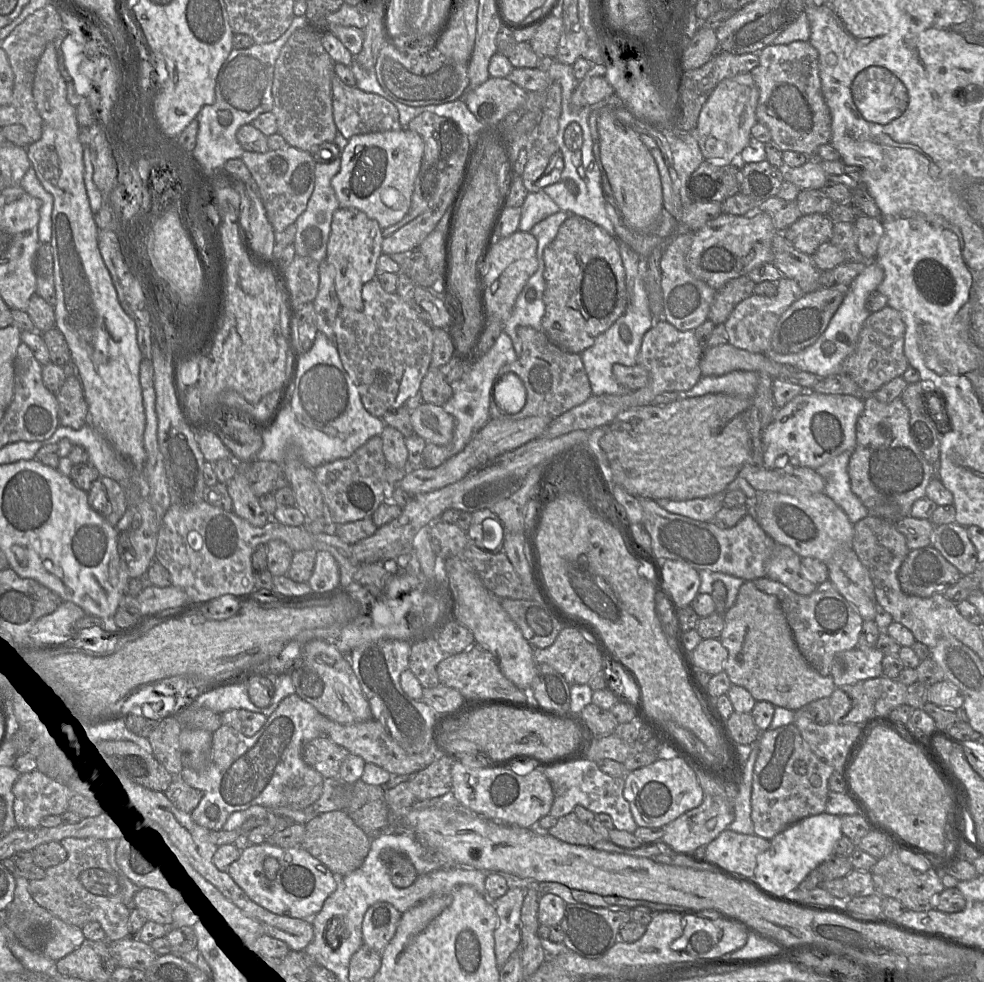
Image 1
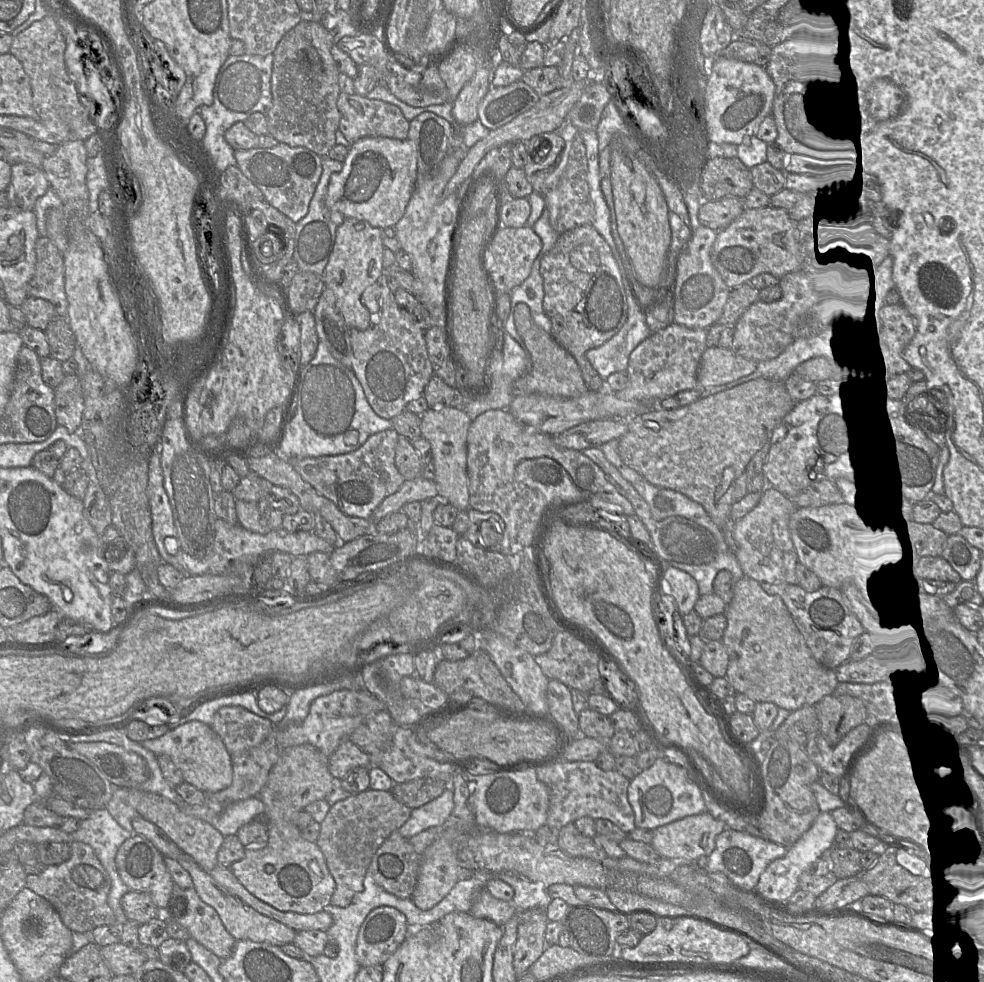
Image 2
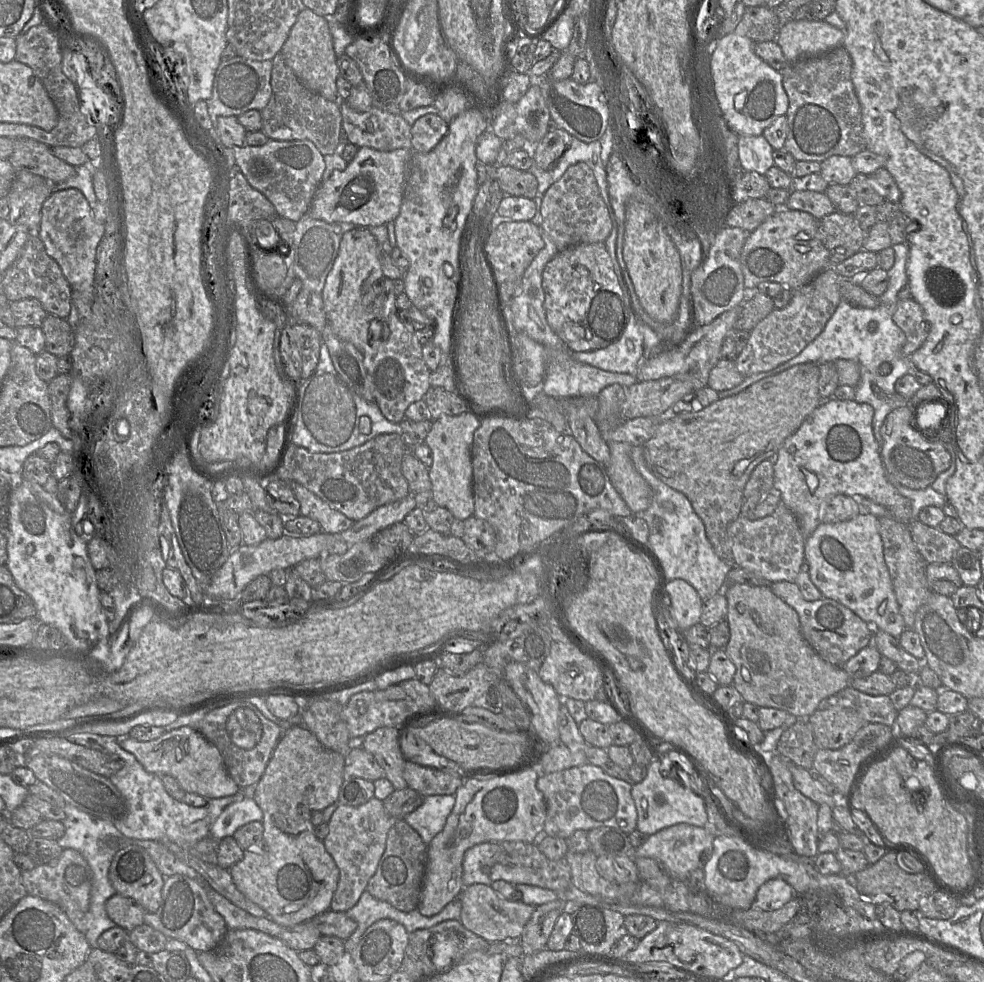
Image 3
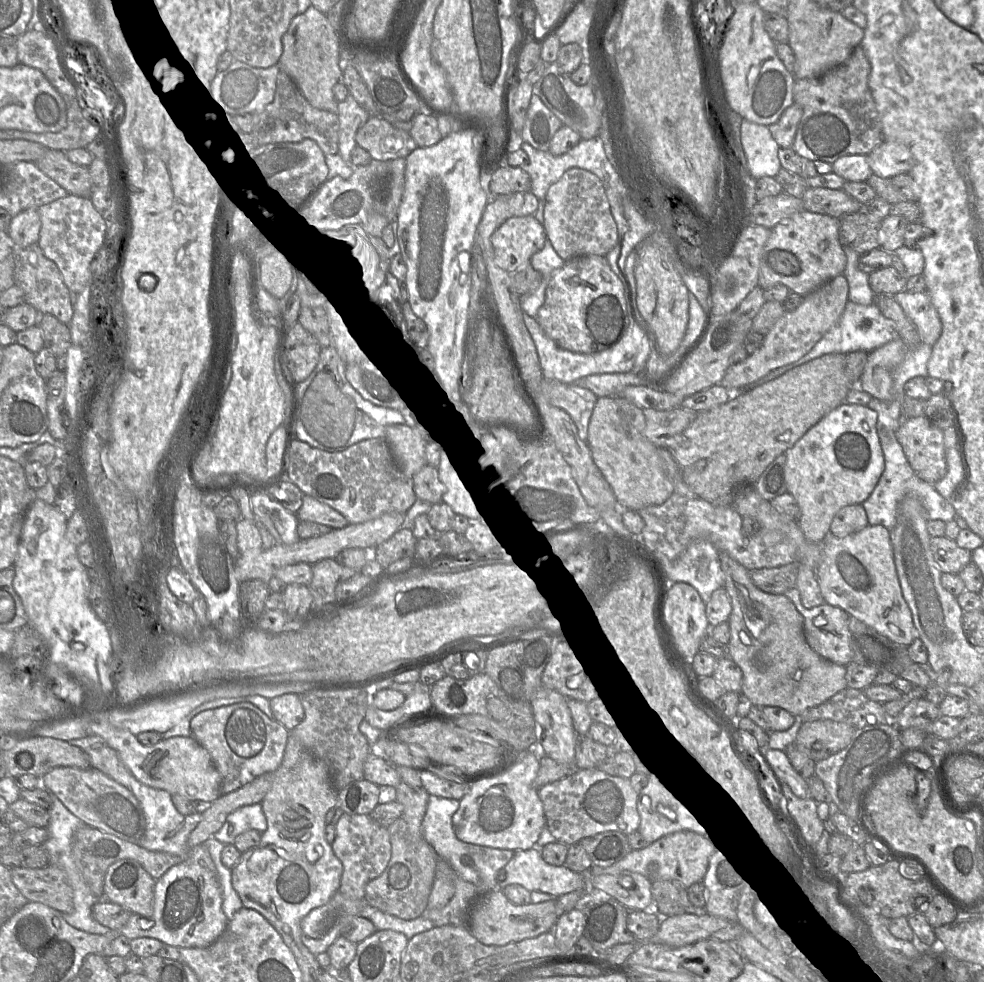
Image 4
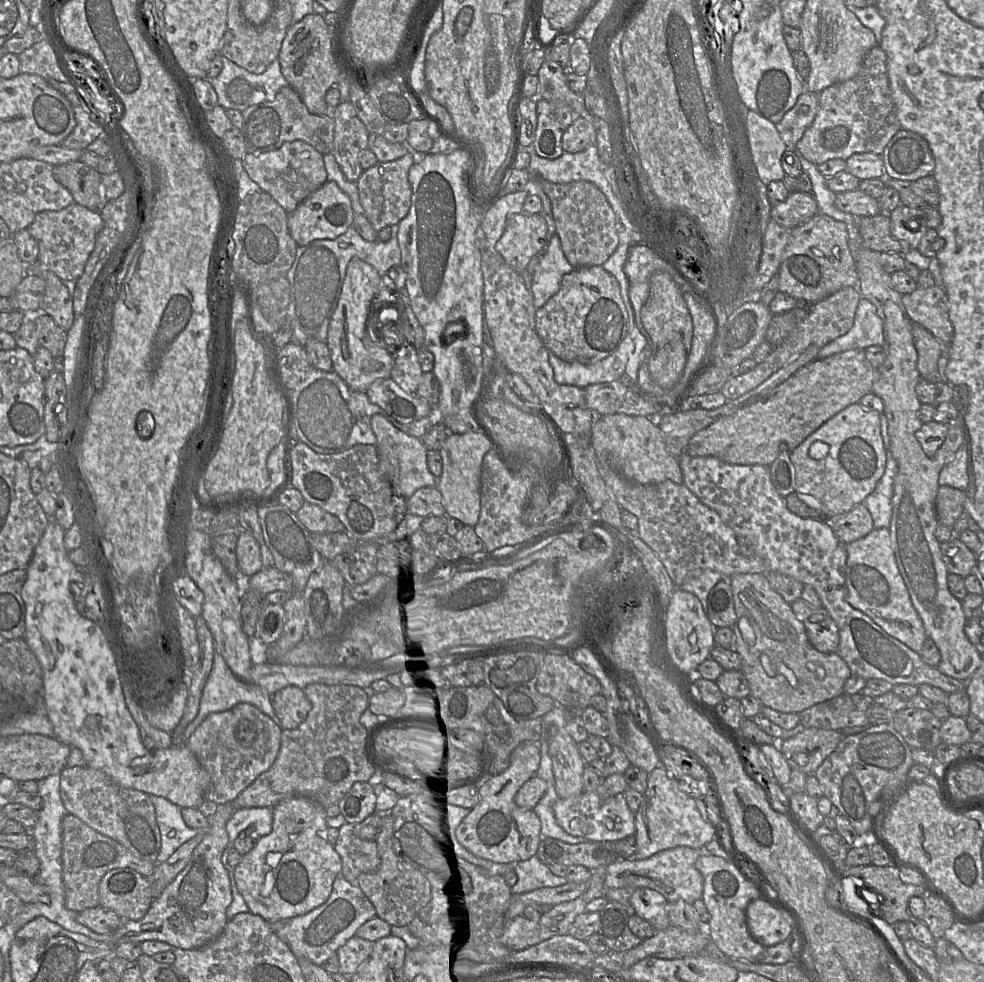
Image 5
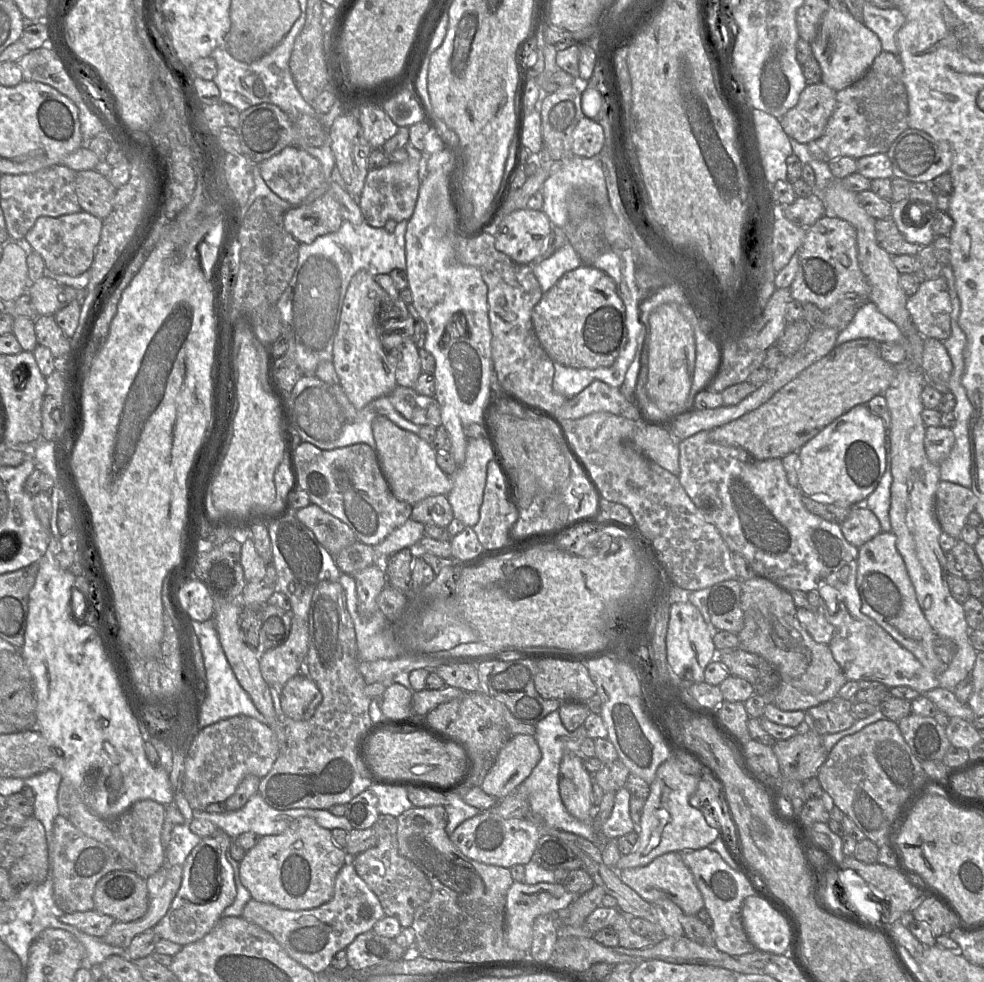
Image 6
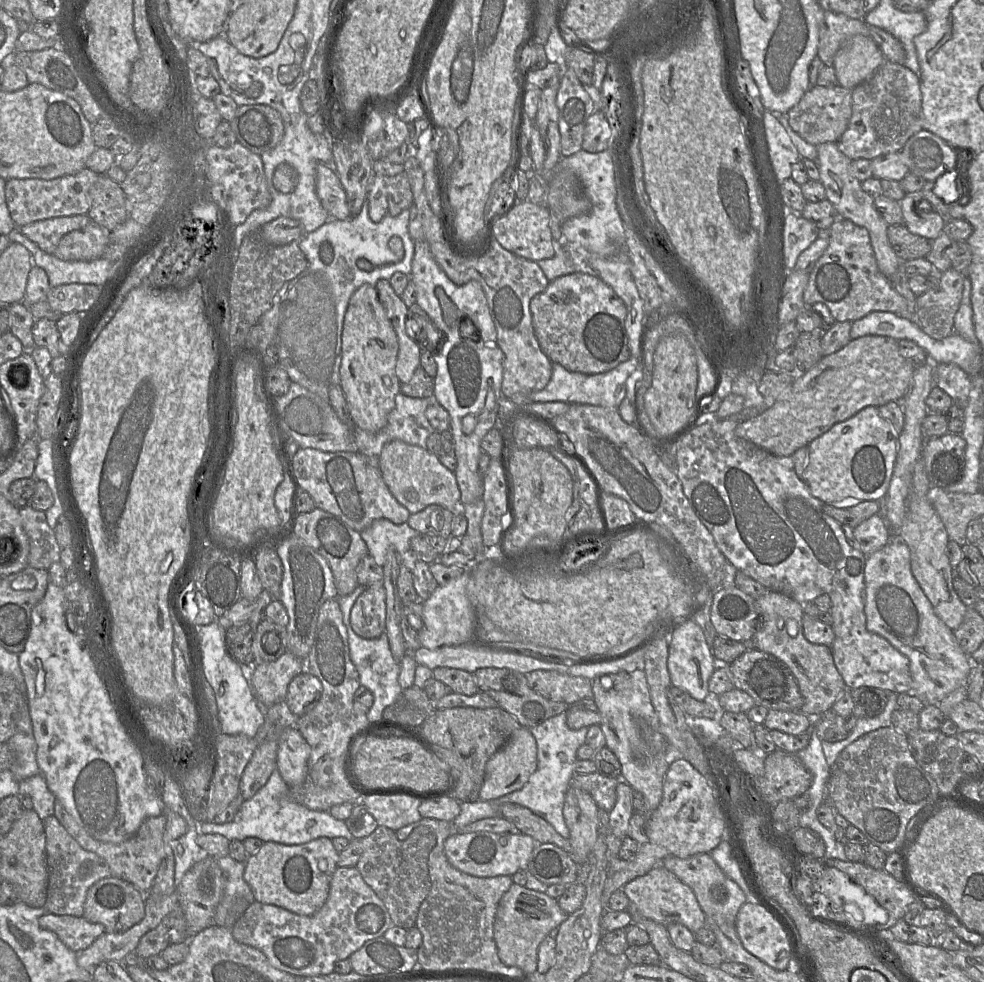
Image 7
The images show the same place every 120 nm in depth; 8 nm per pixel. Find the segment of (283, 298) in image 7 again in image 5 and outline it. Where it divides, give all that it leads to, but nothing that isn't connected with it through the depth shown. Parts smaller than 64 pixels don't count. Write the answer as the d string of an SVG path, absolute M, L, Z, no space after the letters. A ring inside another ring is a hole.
M351 226L334 240L319 239L297 247L294 263L286 275L290 284L286 321L291 323L293 329L292 342L302 347L305 347L309 339L326 342L329 323L340 297L347 265L352 258L356 257L370 264L380 276L387 275L391 267L401 265L399 226L390 227L391 238L387 242L379 239L368 242Z

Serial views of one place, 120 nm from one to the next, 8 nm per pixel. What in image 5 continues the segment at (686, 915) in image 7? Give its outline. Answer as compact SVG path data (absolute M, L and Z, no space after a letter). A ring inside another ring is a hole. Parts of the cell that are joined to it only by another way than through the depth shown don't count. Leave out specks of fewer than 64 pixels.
M679 846L660 851L643 860L624 859L606 866L605 889L622 888L628 891L629 898L637 888L649 888L659 892L668 902L684 900L693 904L702 898L703 877L696 868L700 851Z

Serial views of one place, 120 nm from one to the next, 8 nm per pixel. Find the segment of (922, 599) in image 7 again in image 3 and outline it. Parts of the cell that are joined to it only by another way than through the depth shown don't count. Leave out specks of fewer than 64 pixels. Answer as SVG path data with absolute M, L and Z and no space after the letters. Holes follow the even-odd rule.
M860 513L843 522L822 522L805 539L804 557L809 566L810 578L823 597L834 599L851 609L872 629L885 631L896 638L899 638L902 632L907 629L896 599L889 569L885 563L877 516Z

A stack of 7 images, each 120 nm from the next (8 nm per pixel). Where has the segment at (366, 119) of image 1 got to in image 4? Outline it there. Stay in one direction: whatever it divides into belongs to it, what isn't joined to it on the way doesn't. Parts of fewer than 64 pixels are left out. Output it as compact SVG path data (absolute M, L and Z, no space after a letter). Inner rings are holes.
M369 117L357 131L355 141L378 161L406 158L417 148L409 132L380 117Z

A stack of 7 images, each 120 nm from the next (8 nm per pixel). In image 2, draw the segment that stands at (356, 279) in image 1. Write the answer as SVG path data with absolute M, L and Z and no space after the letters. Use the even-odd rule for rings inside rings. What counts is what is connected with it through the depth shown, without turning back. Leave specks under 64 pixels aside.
M346 218L337 227L336 238L326 265L323 281L332 290L336 307L348 328L366 330L376 324L376 317L362 304L361 295L384 273L382 231L368 222L356 218Z

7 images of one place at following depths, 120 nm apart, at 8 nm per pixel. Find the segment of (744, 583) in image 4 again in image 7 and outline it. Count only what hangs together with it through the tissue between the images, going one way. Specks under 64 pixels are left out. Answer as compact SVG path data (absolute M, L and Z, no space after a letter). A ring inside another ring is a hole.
M773 590L755 599L762 627L754 634L750 647L772 654L792 672L803 697L800 713L816 718L832 708L846 685L838 672L830 647L810 643L803 633L803 607L793 598Z

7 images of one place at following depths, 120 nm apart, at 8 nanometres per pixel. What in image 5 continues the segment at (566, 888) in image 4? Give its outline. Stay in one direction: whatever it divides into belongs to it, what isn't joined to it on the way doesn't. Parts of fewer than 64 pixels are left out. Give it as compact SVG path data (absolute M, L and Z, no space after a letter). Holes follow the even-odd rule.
M536 855L517 862L514 871L517 882L510 888L512 894L522 894L542 887L556 887L567 883L566 877L554 875Z

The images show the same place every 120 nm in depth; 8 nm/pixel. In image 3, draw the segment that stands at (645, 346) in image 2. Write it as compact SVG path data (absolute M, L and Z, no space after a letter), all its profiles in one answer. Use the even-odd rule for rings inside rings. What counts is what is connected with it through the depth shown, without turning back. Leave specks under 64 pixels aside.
M736 306L718 316L711 323L696 326L695 331L688 337L688 339L680 347L658 352L657 350L650 356L644 357L638 365L635 376L638 381L653 381L661 378L669 378L677 375L691 375L694 379L688 379L693 382L694 391L707 386L708 377L711 369L717 364L721 358L721 347L726 335L734 329L734 325L741 314L741 306Z

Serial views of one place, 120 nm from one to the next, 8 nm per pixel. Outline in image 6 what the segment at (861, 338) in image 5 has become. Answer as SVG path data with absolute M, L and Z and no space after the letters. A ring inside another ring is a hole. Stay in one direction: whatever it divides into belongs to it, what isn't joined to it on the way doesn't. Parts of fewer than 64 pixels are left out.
M871 301L859 307L849 325L839 333L836 346L857 339L904 345L904 336L897 325L884 316Z

